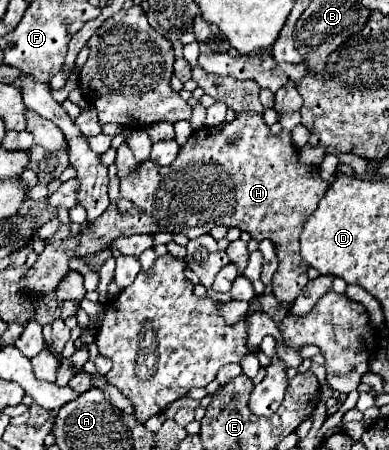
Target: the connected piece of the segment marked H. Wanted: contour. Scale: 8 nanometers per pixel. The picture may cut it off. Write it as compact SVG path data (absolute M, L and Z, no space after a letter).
M242 112L222 126L204 126L196 130L170 166L158 166L150 160L140 164L136 172L120 182L120 198L130 200L132 208L120 212L116 202L112 202L100 218L82 226L80 242L74 238L62 242L48 240L44 252L22 276L18 286L24 300L40 298L54 290L66 274L70 256L106 250L118 236L182 232L188 238L198 238L214 226L238 226L250 232L254 240L268 238L276 244L278 270L272 278L272 294L288 308L308 284L308 266L298 254L298 238L326 190L328 182L322 180L320 170L298 162L290 132L272 134L260 114Z

